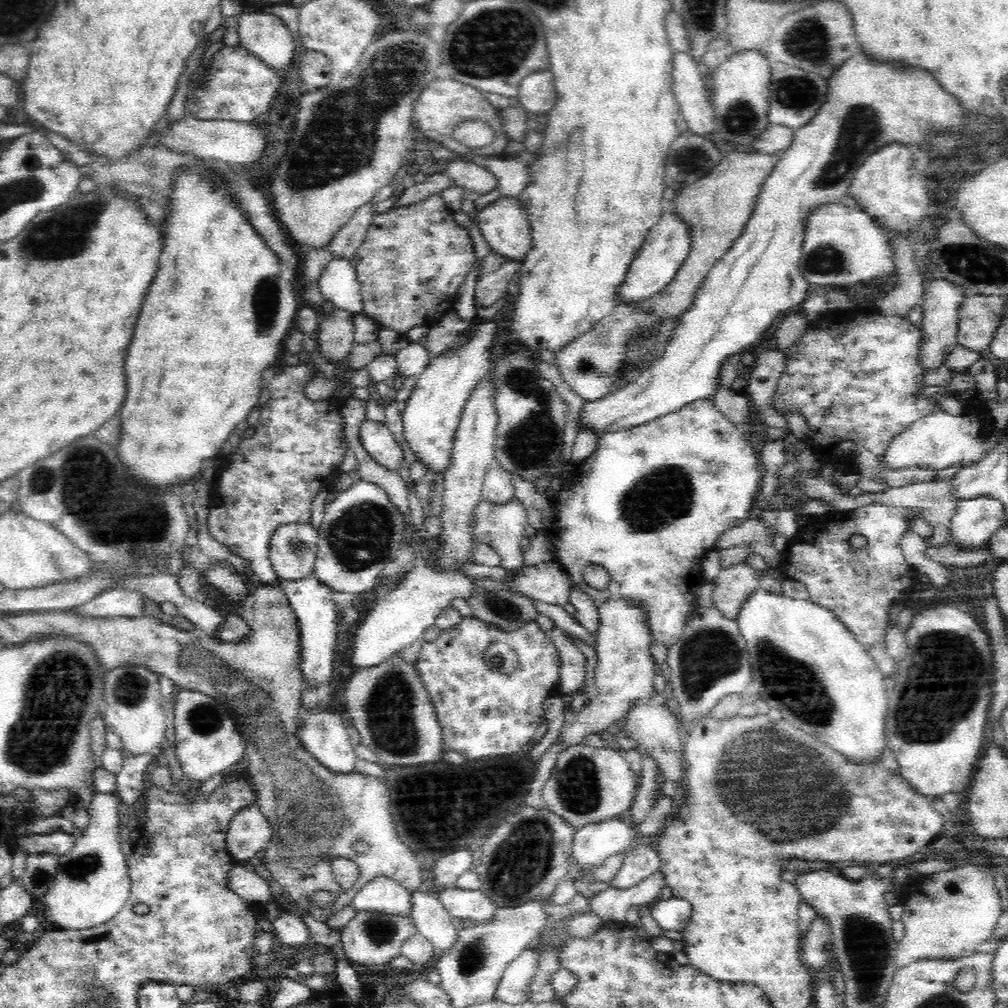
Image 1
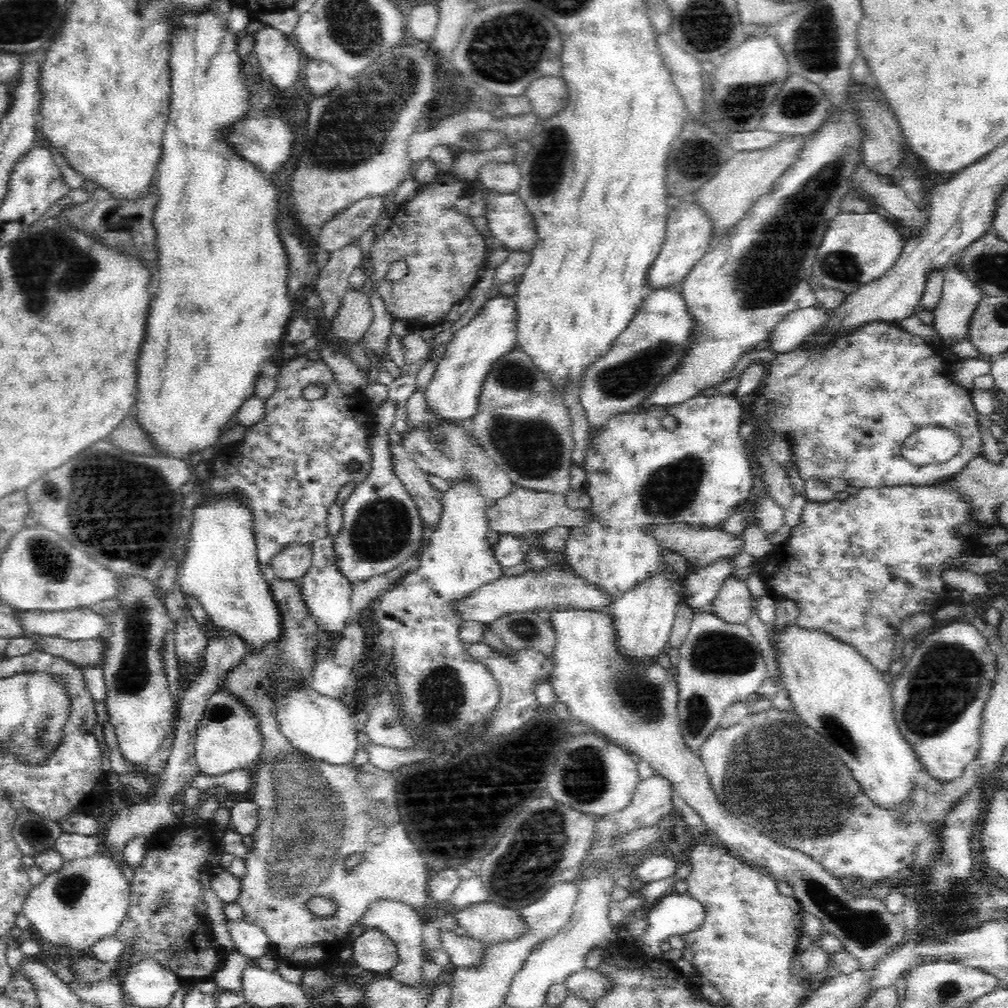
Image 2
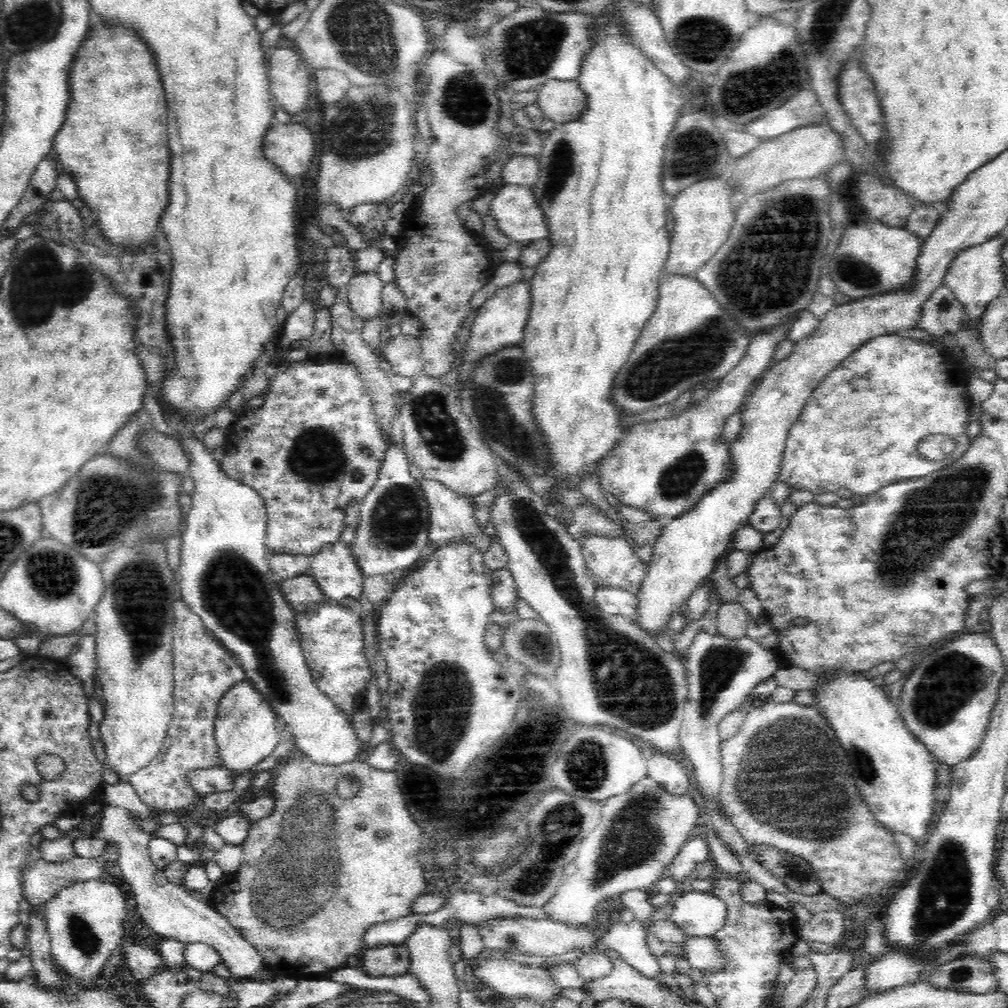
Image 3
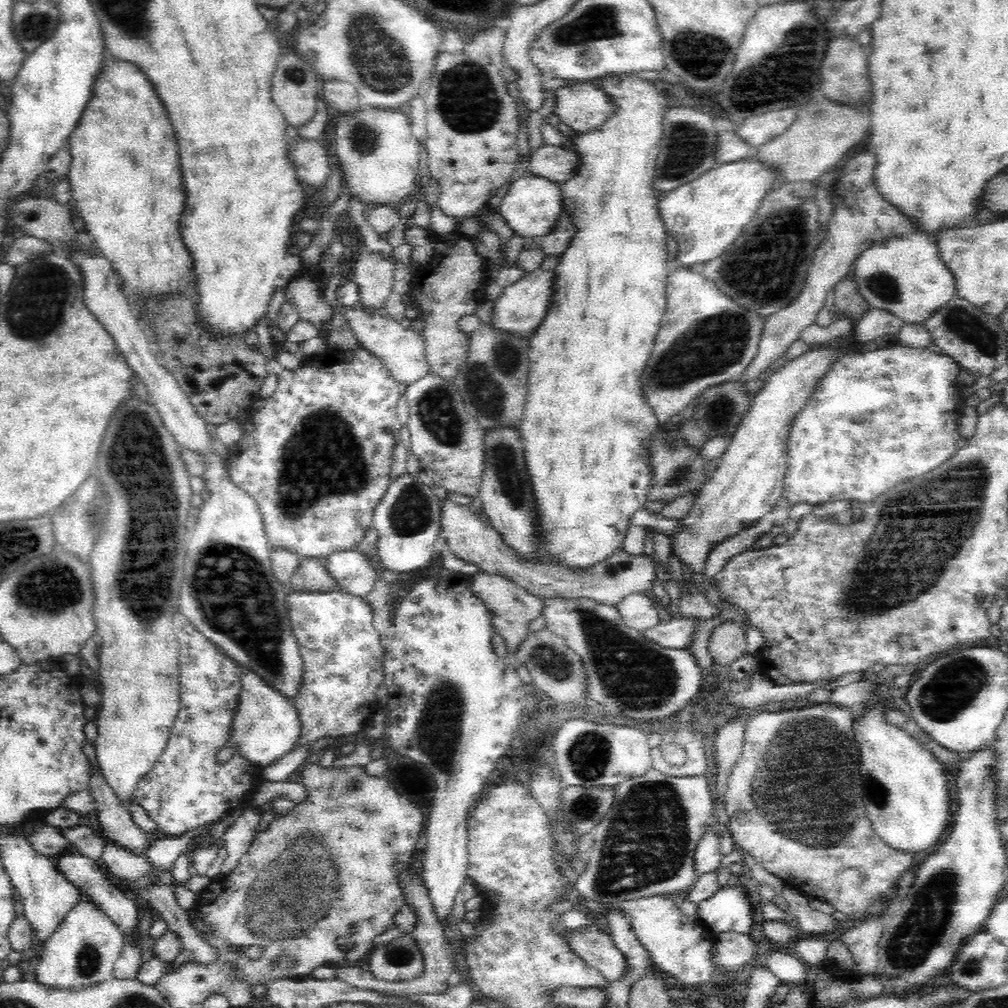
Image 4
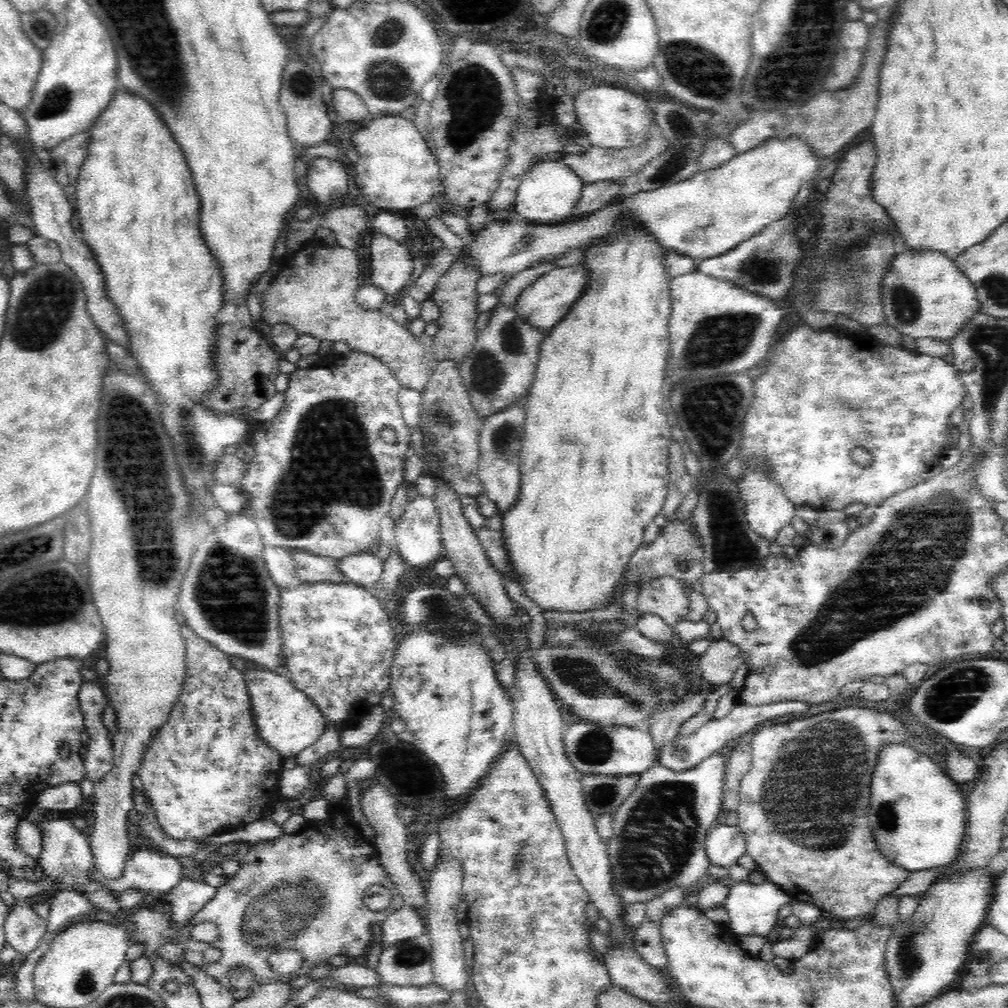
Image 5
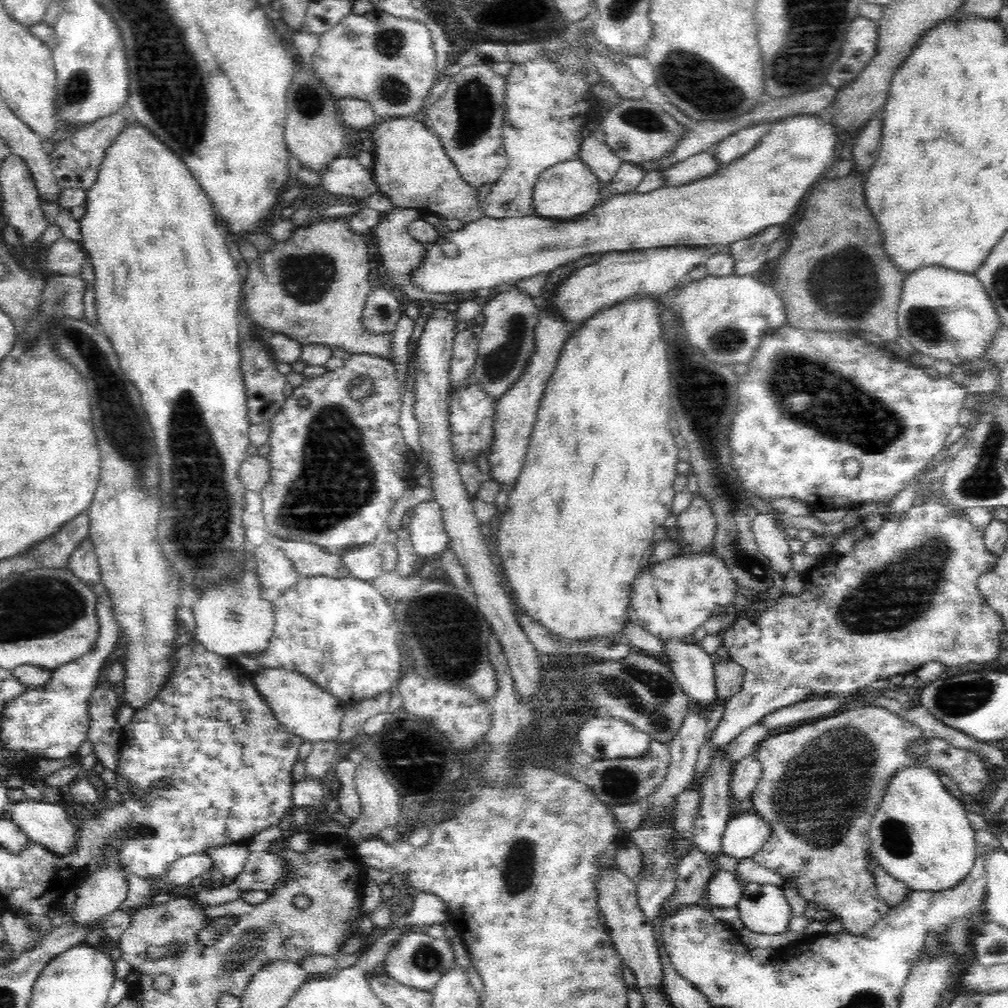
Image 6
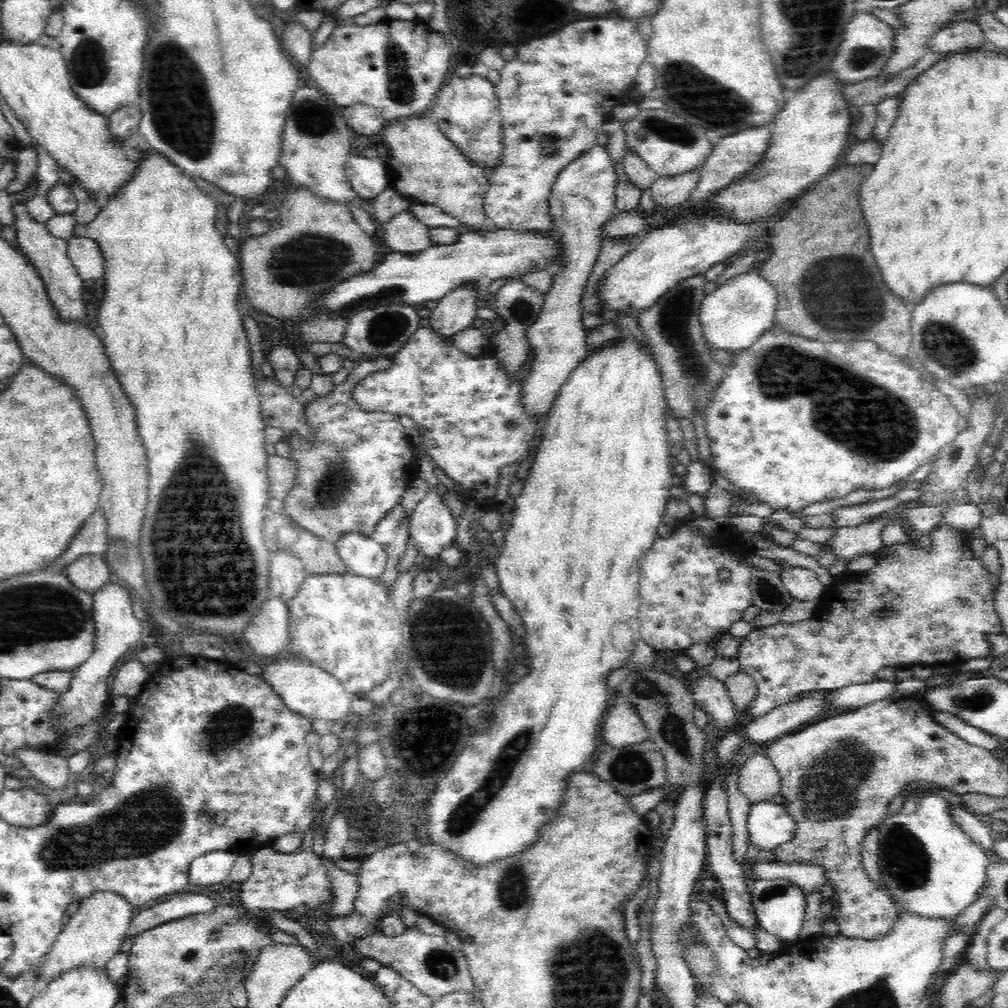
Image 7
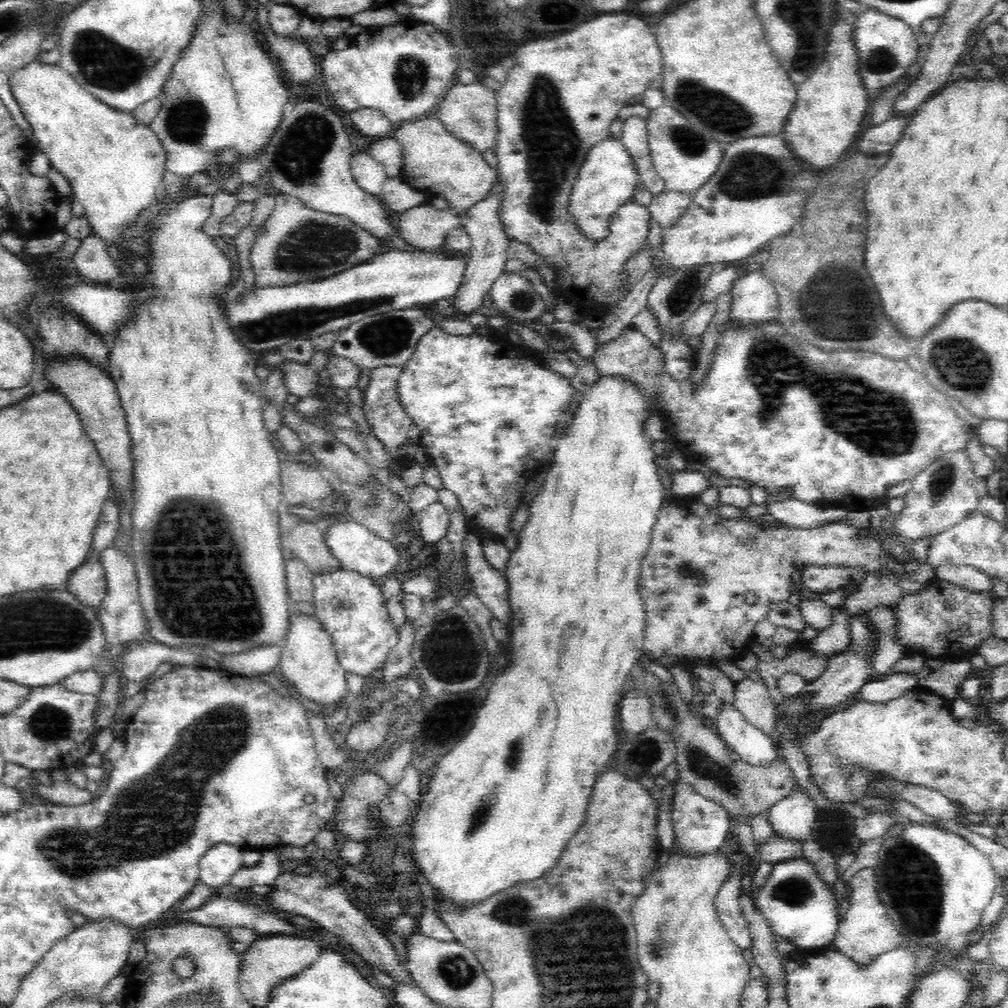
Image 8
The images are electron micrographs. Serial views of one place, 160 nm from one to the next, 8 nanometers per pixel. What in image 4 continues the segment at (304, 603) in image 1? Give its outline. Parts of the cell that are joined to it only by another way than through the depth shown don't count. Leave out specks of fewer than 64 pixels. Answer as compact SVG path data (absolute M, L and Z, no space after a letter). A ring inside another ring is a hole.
M344 550L330 554L324 562L342 591L364 598L372 592L377 574L362 553Z

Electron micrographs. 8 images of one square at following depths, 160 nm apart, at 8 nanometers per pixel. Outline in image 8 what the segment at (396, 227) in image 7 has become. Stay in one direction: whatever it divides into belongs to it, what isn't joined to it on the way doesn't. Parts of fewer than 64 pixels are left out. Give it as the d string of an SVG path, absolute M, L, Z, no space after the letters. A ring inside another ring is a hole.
M426 202L409 208L398 217L400 236L415 248L441 248L446 234L461 226L461 218L452 209L436 208Z

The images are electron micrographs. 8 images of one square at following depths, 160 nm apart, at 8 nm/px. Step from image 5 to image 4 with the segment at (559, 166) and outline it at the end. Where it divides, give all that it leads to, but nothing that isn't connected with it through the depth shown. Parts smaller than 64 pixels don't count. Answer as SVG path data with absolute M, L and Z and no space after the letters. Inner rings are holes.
M532 173L526 174L511 183L499 206L499 211L516 235L530 238L546 236L554 230L563 211L560 183Z

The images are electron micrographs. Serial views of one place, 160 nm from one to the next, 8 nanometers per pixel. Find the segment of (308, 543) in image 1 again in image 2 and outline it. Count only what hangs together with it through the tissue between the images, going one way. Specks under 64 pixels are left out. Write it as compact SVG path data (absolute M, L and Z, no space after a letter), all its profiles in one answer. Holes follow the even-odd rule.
M291 543L272 557L269 566L278 579L300 580L312 564L312 555L311 545Z

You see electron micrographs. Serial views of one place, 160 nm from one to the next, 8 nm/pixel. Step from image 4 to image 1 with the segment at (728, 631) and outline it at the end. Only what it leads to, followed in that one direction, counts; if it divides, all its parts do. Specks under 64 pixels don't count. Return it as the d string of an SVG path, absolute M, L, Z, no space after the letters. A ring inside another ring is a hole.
M744 562L728 569L722 569L713 580L713 604L728 618L734 619L746 598L760 586L760 576Z

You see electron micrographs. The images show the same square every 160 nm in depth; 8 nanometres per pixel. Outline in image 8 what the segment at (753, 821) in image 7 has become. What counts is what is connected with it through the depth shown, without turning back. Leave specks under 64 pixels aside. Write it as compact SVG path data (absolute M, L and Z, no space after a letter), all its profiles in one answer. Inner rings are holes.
M794 786L786 798L776 802L766 813L774 827L775 836L803 845L811 840L811 830L818 818L816 810L816 804L808 792L800 786Z

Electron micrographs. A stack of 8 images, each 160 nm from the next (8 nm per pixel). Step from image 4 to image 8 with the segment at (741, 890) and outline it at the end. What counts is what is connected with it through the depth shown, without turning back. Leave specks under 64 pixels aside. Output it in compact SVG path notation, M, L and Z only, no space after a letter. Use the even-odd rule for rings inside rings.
M800 857L792 860L777 862L772 867L768 880L762 885L754 888L753 901L757 909L761 911L764 918L768 919L770 928L776 938L787 938L792 940L798 951L823 951L834 943L836 930L840 926L840 901L834 896L834 892L828 884L818 876L818 870L808 857Z

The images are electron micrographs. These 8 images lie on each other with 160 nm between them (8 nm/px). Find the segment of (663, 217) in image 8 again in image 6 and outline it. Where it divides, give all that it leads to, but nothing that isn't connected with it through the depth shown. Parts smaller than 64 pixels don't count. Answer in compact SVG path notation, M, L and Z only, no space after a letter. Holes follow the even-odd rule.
M712 150L701 152L701 154L692 156L684 162L678 162L672 167L660 171L663 176L662 187L664 186L684 186L690 182L696 182L700 178L706 178L720 169L720 163Z

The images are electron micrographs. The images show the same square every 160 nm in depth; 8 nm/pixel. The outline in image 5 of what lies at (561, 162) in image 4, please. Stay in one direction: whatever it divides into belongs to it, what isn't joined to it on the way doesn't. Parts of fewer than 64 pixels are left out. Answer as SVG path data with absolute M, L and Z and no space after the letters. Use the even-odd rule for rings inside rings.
M656 123L650 130L650 137L646 142L642 142L638 146L630 146L628 148L604 148L600 146L590 145L582 152L582 155L566 153L560 162L564 162L573 173L576 173L582 182L593 183L601 180L621 179L634 176L640 173L650 162L653 162L658 156L661 156L670 148L670 141L659 132Z

